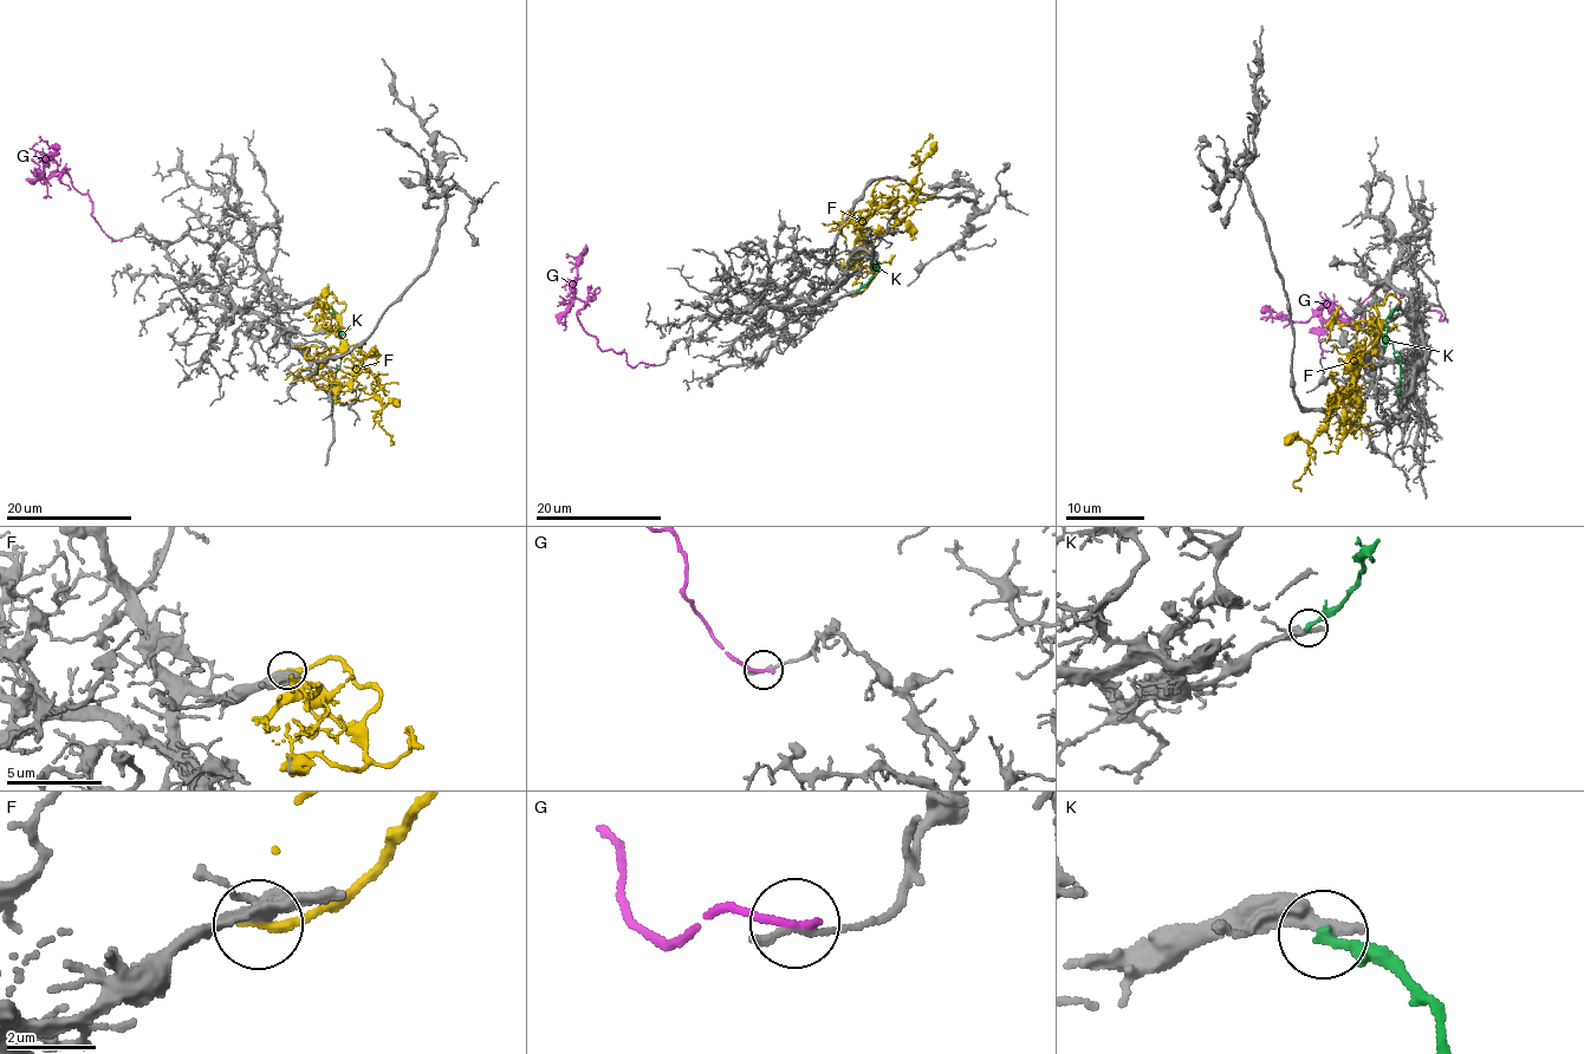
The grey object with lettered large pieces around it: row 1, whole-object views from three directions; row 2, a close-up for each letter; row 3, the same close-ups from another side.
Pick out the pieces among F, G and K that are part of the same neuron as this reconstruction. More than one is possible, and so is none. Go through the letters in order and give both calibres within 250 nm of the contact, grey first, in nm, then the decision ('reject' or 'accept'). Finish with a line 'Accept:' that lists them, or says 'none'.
F: calibres 320 and 240 nm; reject
G: calibres 220 and 200 nm; reject
K: calibres 420 and 240 nm; reject
Accept: none

